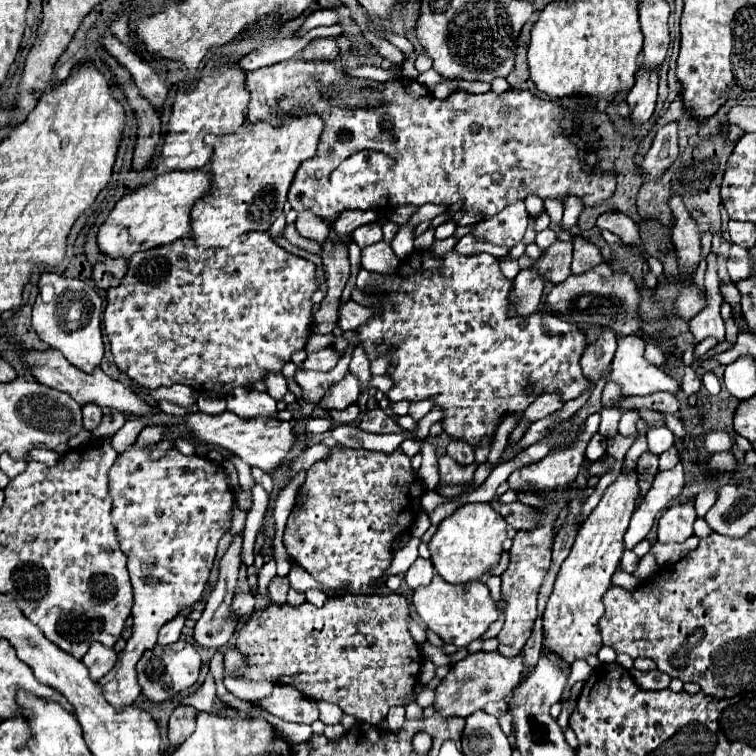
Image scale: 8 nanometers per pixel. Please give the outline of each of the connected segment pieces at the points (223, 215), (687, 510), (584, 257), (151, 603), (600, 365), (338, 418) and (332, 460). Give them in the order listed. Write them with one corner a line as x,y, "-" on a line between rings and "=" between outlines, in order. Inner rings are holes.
278,114
276,126
272,126
266,120
254,124
244,122
236,132
218,136
218,144
216,144
216,136
206,136
206,144
214,148
210,160
214,190
204,200
196,202
196,206
192,208
192,238
196,240
196,244
200,244
202,248
220,248
220,246
228,246
232,238
244,232
250,230
266,232
270,224
282,214
282,208
286,204
286,194
296,170
304,160
316,154
322,130
324,130
324,120
318,114
304,114
304,116
=
692,502
668,508
658,520
658,542
660,544
684,542
688,536
692,536
694,520
696,520
696,510
=
574,236
574,260
572,260
572,274
584,274
598,264
602,264
604,258
600,254
600,248
596,244
586,242
582,236
=
130,446
110,470
110,494
114,500
112,524
120,548
128,556
128,572
134,588
134,624
126,648
98,684
108,704
122,710
140,694
136,662
146,648
154,648
162,624
200,600
214,564
218,540
230,528
232,492
222,466
206,458
172,452
172,456
148,460
148,448
=
604,328
604,332
598,336
598,340
584,348
582,358
580,358
580,366
582,366
582,374
590,382
590,388
594,388
598,384
598,380
606,372
608,364
612,362
615,352
616,335
610,328
=
354,402
354,404
350,404
350,406
344,408
344,410
330,410
328,414
330,414
330,418
332,418
336,424
350,424
350,422
354,422
354,420
360,416
360,408
358,408
358,404
=
344,446
342,448
332,448
330,454
328,454
328,458
318,460
316,464
312,464
306,470
306,480
298,488
300,504
292,508
292,514
290,514
290,518
286,522
286,530
284,530
284,546
288,550
288,556
290,556
290,560
294,564
302,566
314,580
318,580
324,586
324,590
326,590
328,596
336,596
336,594
376,594
376,592
382,592
380,588
384,588
384,586
380,586
380,580
384,578
386,570
392,564
394,542
396,542
398,536
402,536
402,534
406,534
406,532
412,530
412,524
414,524
414,520
420,514
420,498
424,496
424,492
426,492
426,486
422,484
422,480
418,478
418,474
412,470
410,458
400,448
396,448
392,454
372,452
372,450
364,450
364,448
354,450
354,448
344,448

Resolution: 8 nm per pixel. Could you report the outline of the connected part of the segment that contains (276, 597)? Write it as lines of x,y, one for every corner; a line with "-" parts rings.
274,576
270,580
270,584
268,584
268,594
270,594
270,602
284,604
286,602
286,594
288,594
288,578

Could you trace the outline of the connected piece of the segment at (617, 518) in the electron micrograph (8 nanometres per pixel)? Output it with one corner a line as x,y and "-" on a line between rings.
618,476
604,492
600,504
580,524
578,536
568,558
562,562
554,582
546,612
544,612
544,644
552,652
560,652
570,664
576,658
586,658
602,648
600,632
596,628
604,614
602,594
610,588
610,576
616,572
624,552
624,532
634,512
634,500
640,492
636,484
638,476

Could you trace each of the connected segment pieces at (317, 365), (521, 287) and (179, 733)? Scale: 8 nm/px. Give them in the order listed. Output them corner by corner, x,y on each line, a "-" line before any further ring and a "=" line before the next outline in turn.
328,346
328,348
322,348
318,352
312,352
308,354
308,358
304,360
304,370
316,370
316,372
328,372
332,370
336,364
338,364
338,358
342,354
334,348
334,346
=
534,268
520,270
518,276
514,278
514,292
510,290
508,300
512,302
512,308
516,310
518,316
528,316
538,310
540,300
542,300
542,290
544,282
540,276
536,276
=
178,706
172,712
168,720
168,740
172,746
178,746
192,734
194,716
196,716
196,710
192,706

